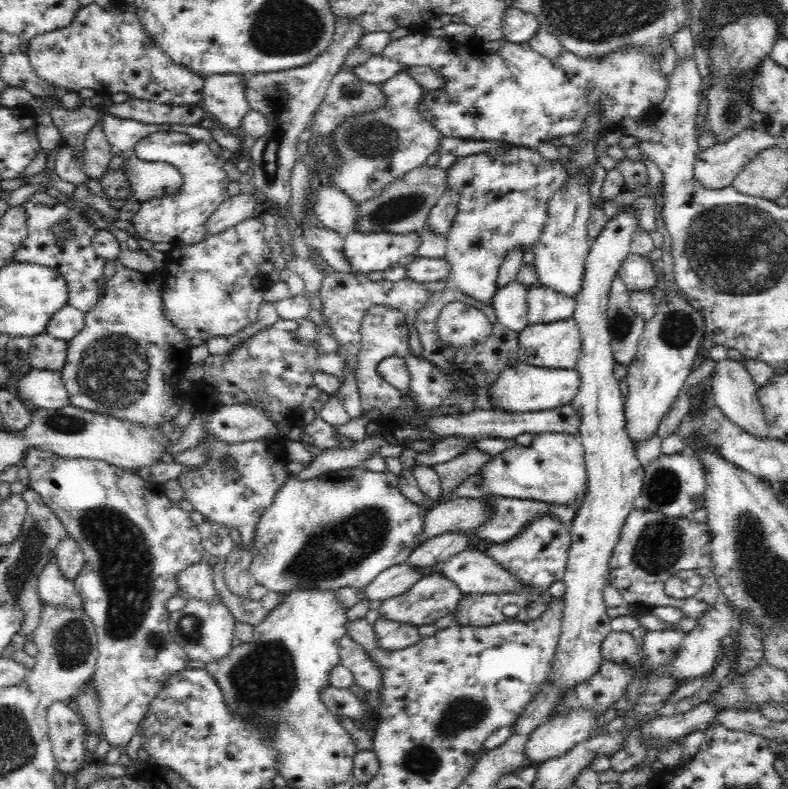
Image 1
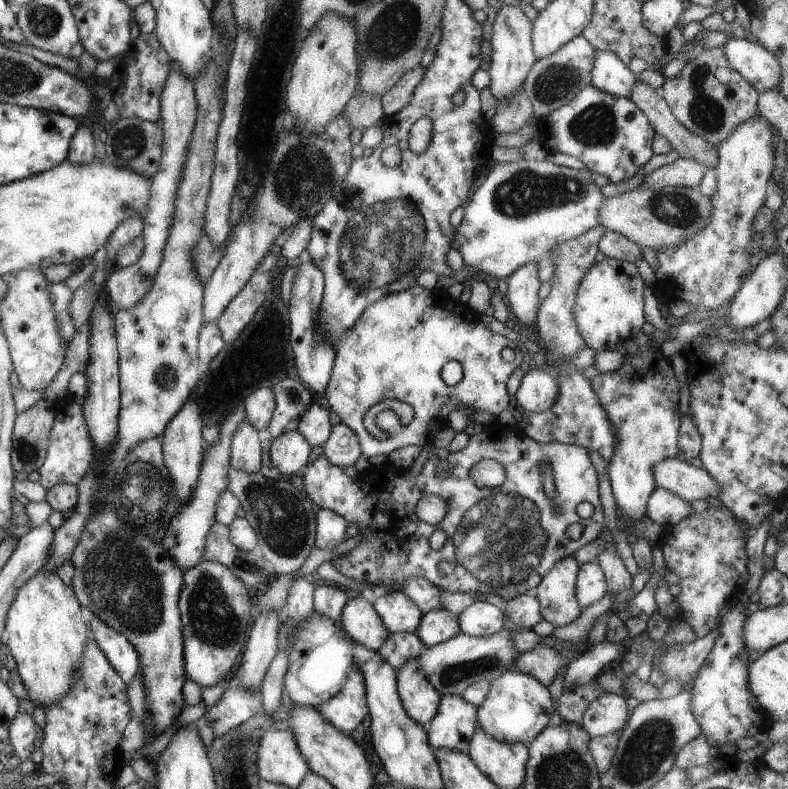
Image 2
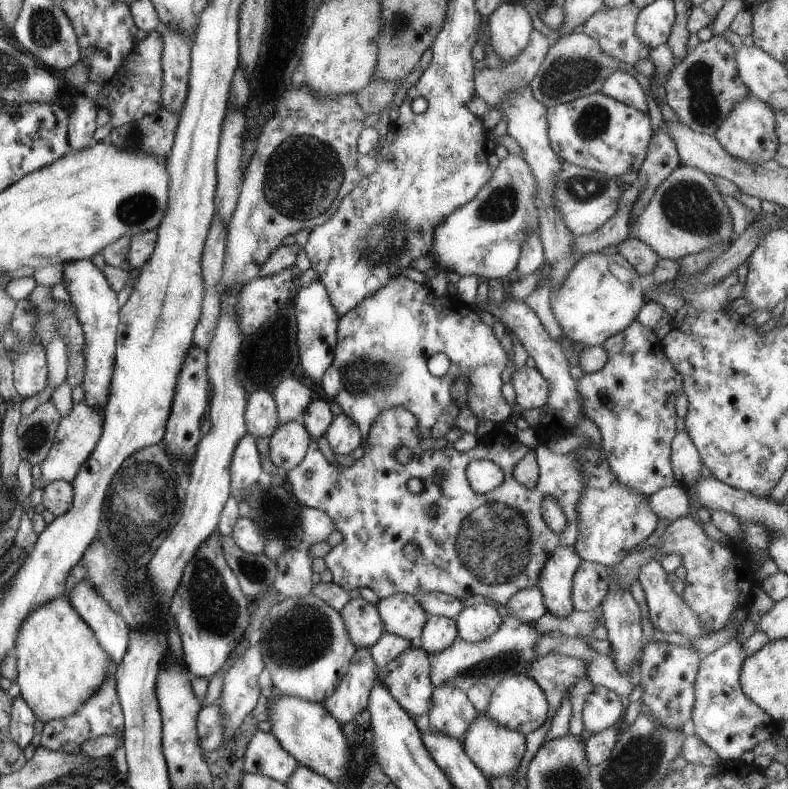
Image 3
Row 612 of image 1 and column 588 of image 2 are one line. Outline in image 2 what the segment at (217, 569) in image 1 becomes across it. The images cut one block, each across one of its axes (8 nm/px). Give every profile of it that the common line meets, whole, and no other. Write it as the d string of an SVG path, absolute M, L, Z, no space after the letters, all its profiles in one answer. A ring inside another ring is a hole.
M603 225L592 226L586 233L555 245L546 258L549 262L553 262L550 292L540 303L534 324L538 336L544 344L543 349L549 349L561 362L563 360L567 362L569 355L585 347L573 320L571 309L576 295L576 286L585 271L595 262L599 239L606 231Z

